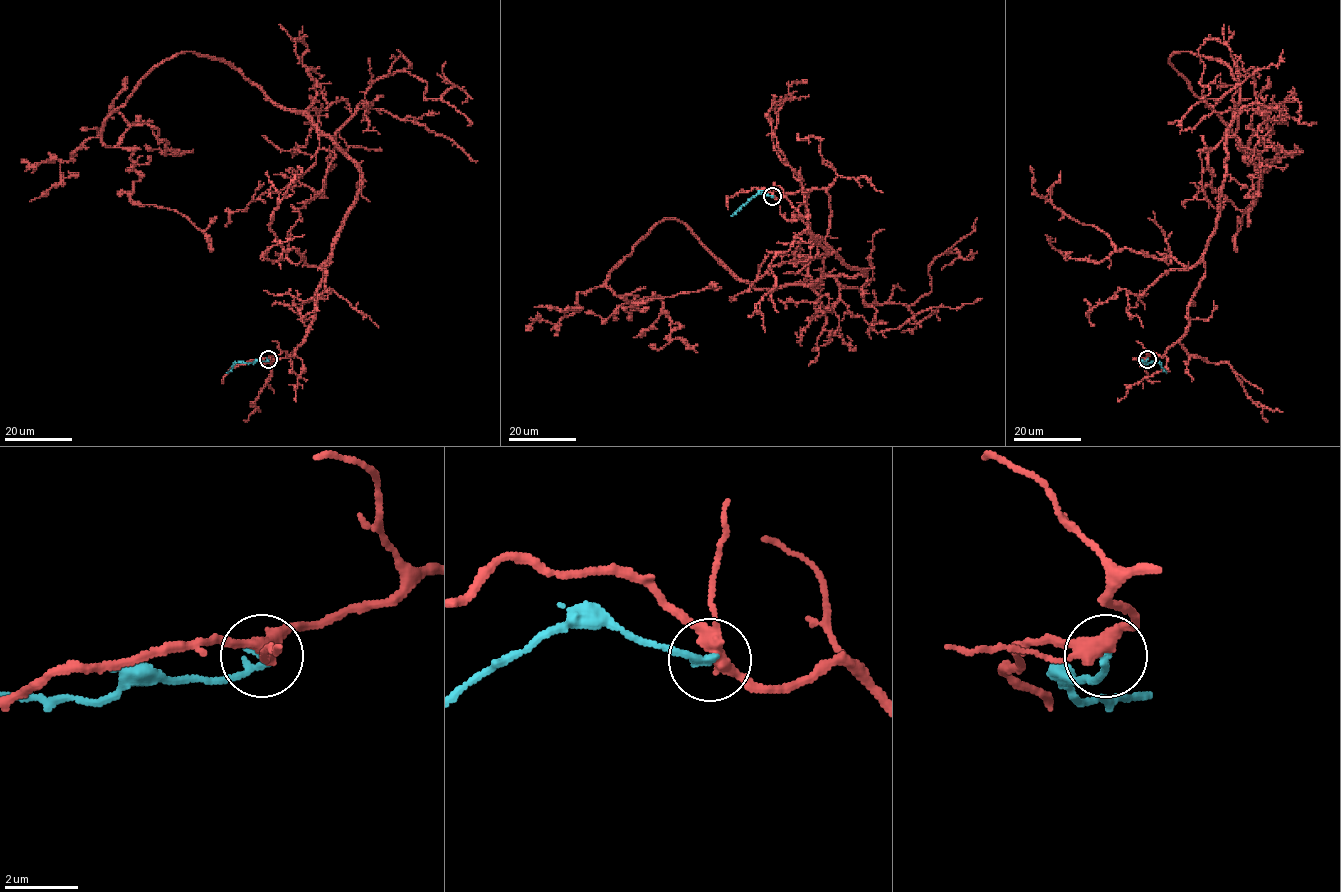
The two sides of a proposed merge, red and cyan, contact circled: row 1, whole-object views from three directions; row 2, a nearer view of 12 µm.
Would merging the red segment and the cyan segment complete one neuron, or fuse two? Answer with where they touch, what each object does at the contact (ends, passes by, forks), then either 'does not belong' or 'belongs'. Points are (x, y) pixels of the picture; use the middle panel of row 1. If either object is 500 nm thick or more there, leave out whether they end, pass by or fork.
(772, 196) | red forks | cyan ends | does not belong

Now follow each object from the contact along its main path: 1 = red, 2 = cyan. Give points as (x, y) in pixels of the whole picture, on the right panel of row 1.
1: (1146, 359), (1189, 324), (1239, 100), (1230, 68), (1176, 52), (1169, 63), (1259, 170), (1237, 251)
2: (1146, 359), (1146, 363), (1157, 361), (1167, 372)

